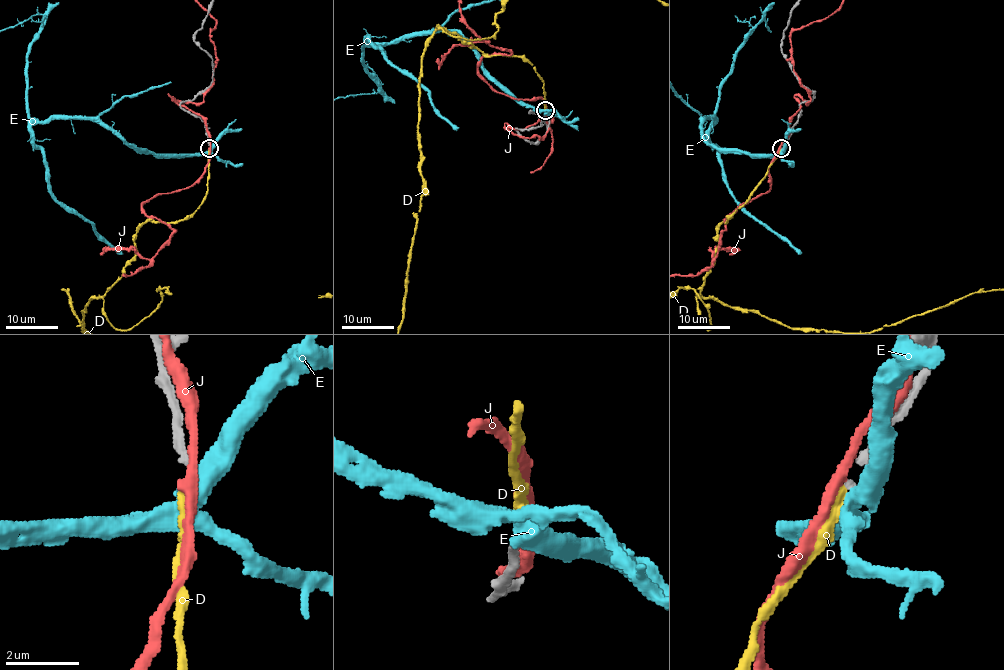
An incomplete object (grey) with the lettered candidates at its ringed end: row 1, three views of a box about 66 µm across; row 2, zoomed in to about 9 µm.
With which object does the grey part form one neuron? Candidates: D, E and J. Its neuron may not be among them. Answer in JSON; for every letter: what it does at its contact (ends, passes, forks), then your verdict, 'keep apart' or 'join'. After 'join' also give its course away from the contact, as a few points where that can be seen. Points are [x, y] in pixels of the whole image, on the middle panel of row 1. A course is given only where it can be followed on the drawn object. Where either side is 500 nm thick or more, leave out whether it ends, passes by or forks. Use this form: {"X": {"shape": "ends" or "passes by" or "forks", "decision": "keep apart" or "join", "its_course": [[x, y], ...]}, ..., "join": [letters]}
{"D": {"shape": "ends", "decision": "join"}, "E": {"shape": "forks", "decision": "keep apart"}, "J": {"shape": "passes by", "decision": "keep apart"}, "join": ["D"]}

